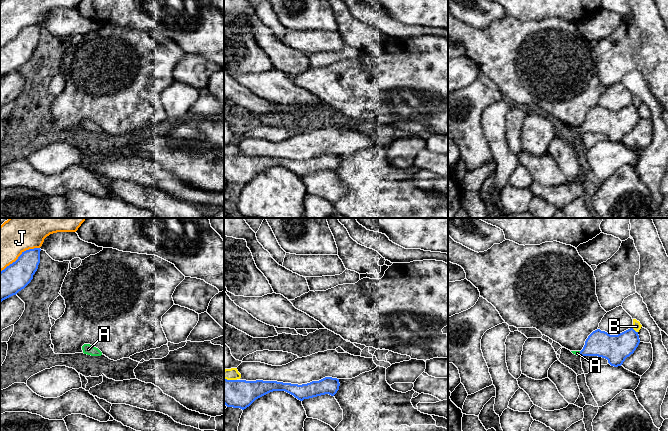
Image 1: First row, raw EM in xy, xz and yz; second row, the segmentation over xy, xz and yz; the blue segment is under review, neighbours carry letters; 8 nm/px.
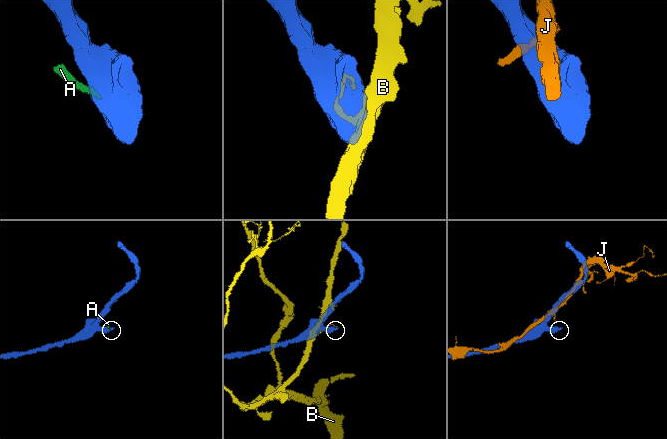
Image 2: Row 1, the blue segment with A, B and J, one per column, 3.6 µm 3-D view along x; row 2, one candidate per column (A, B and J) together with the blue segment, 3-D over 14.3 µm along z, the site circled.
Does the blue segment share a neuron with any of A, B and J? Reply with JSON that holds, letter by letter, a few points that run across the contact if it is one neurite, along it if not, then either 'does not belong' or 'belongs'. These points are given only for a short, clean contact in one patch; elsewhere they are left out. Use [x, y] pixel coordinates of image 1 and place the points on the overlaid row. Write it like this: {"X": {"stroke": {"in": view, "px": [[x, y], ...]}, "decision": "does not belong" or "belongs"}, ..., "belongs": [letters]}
{"A": {"stroke": {"in": "yz", "px": [[599, 343], [580, 353], [577, 353]]}, "decision": "belongs"}, "B": {"decision": "does not belong"}, "J": {"decision": "does not belong"}, "belongs": ["A"]}

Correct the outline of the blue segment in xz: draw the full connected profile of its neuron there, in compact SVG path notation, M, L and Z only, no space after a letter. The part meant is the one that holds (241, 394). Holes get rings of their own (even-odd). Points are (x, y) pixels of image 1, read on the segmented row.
M325 377L307 384L291 384L277 381L246 381L224 379L224 404L227 407L249 407L256 399L273 391L285 391L300 401L325 394L334 396L339 390L339 379Z

